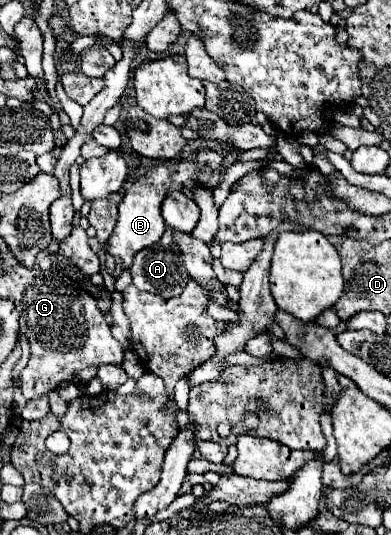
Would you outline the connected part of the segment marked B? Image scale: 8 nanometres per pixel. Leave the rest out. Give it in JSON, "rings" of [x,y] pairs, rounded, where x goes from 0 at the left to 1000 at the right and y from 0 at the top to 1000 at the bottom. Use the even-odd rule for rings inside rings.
{"rings":[[[512,280],[496,295],[476,299],[476,303],[414,303],[404,310],[389,310],[373,329],[353,333],[317,363],[312,378],[307,378],[307,400],[302,400],[302,415],[292,422],[292,434],[281,441],[281,449],[271,452],[271,471],[286,482],[307,482],[312,501],[332,501],[338,497],[338,482],[348,479],[348,471],[358,471],[363,464],[379,464],[389,456],[399,456],[419,430],[425,419],[414,411],[409,400],[409,381],[425,370],[425,359],[435,355],[491,355],[491,348],[501,340],[512,344],[537,344],[537,348],[558,348],[563,336],[573,333],[573,321],[563,314],[568,292],[547,280]]]}

